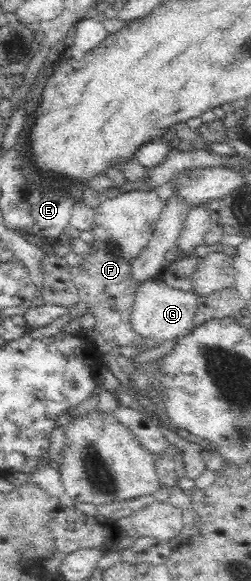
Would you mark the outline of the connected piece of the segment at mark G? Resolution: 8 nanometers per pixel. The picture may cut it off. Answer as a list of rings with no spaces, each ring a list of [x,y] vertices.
[[[149,279],[139,287],[130,314],[130,323],[135,332],[145,338],[175,340],[189,334],[194,329],[195,311],[198,309],[198,296],[167,286],[160,279]]]

